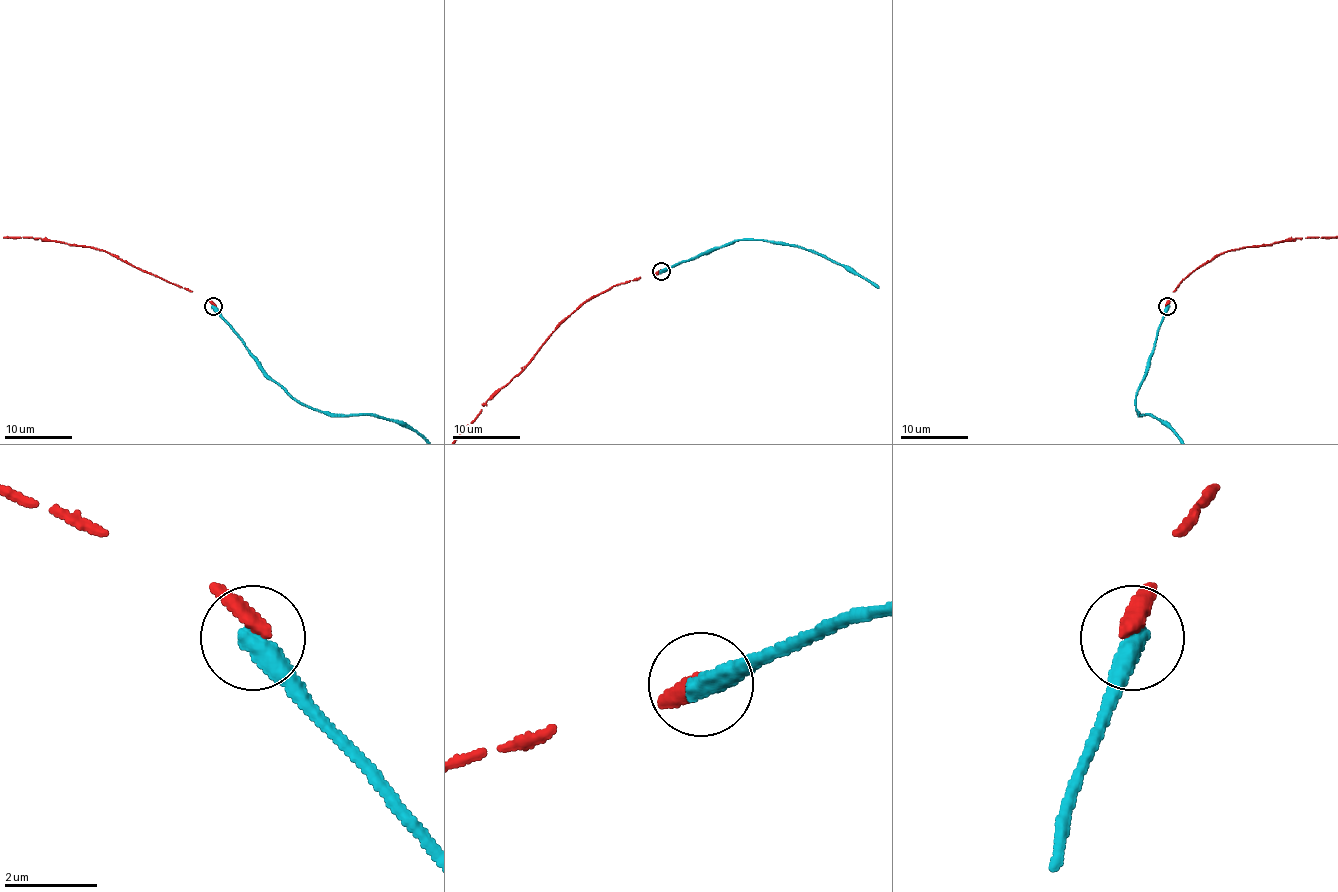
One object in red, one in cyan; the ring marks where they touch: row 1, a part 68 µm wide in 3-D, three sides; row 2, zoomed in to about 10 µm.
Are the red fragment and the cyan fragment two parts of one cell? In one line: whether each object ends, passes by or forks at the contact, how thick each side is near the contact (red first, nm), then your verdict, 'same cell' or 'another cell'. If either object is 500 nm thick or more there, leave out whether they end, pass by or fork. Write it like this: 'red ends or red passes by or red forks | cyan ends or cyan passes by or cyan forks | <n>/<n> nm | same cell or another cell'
420/500 nm | another cell

